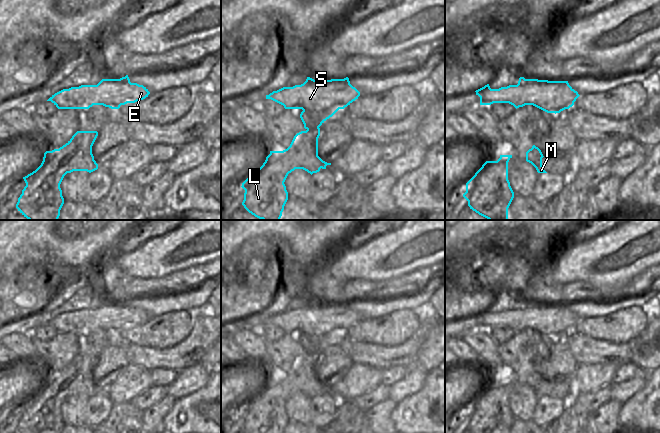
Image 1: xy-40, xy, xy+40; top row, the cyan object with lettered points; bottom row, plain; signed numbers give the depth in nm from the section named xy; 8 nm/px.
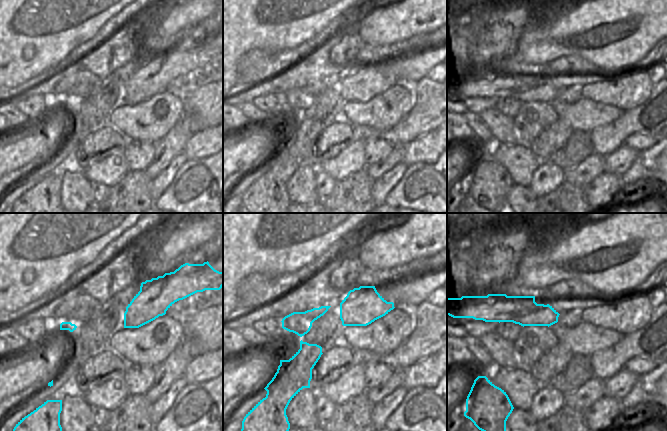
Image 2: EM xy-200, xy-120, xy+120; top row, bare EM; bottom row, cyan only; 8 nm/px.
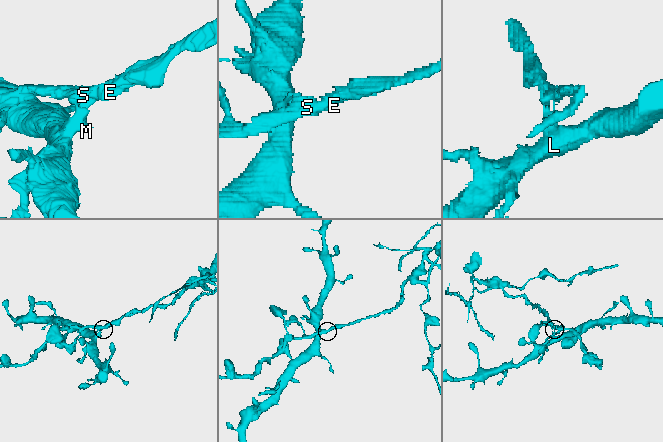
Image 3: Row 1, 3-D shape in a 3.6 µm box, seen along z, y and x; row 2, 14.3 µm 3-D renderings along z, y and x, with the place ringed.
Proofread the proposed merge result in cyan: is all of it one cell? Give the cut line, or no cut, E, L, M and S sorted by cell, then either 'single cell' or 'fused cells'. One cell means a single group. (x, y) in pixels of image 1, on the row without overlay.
xy (318, 351), (307, 354) | E S / L M | fused cells

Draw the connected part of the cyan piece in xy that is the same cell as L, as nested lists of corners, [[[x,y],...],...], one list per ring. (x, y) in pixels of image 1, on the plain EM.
[[[320,352],[308,353],[297,357],[290,370],[283,375],[270,375],[263,389],[242,407],[245,414],[242,429],[245,433],[284,433],[288,424],[288,416],[284,408],[289,397],[295,393],[303,393],[310,397],[317,397],[326,393],[327,387],[318,380],[318,362]]]

